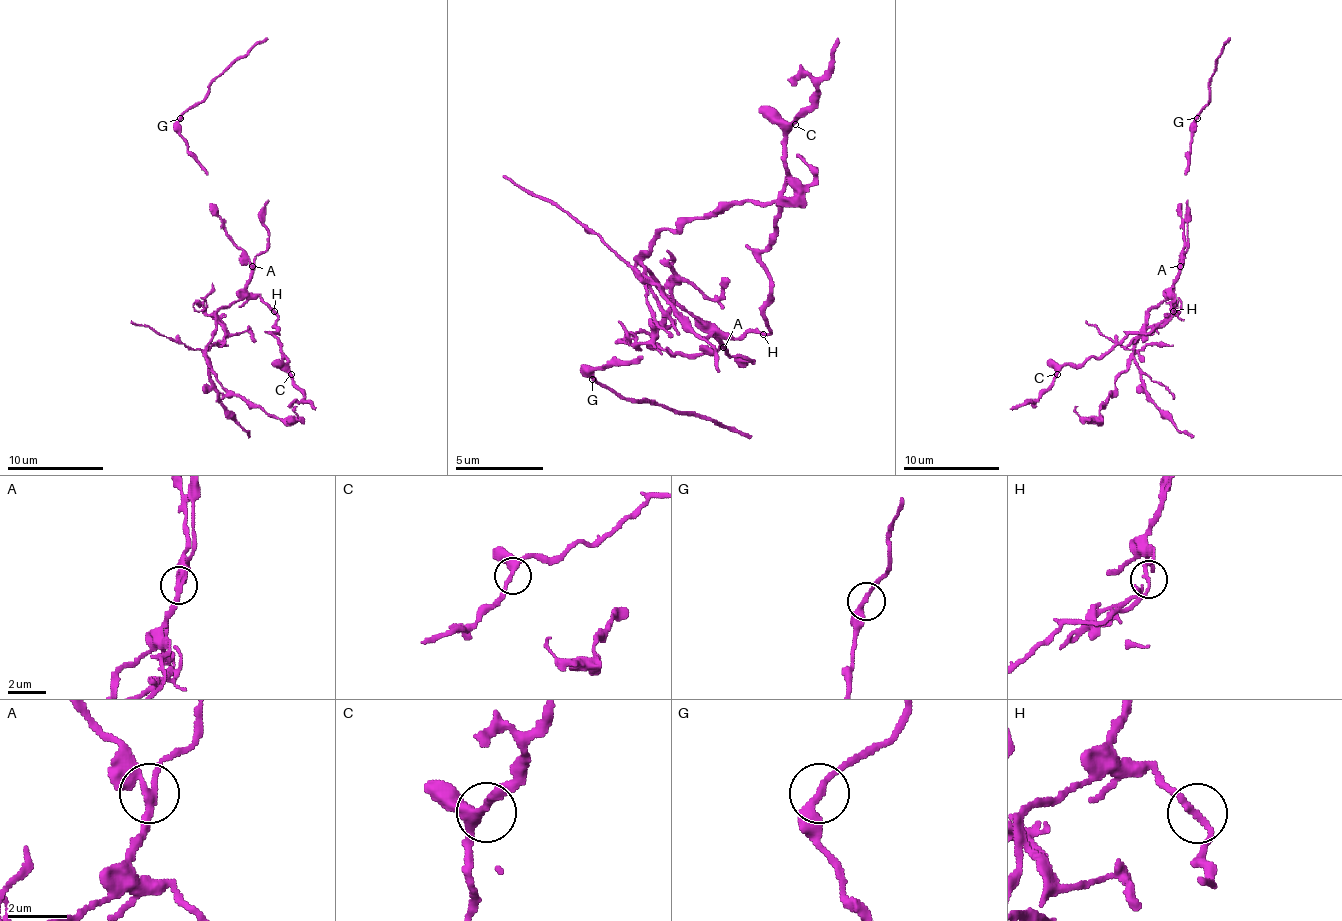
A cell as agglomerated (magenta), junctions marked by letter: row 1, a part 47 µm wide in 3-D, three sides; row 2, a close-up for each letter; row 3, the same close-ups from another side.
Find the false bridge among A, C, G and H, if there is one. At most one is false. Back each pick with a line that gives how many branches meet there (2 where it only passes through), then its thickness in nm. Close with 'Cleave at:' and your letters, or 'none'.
A: 3 | 220 nm
Cleave at: A

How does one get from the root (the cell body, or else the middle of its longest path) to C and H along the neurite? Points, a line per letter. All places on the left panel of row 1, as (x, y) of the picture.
C: (243, 258), (250, 265), (248, 289), (277, 316), (277, 333), (272, 333), (291, 374)
H: (243, 258), (250, 265), (248, 289), (274, 311)

